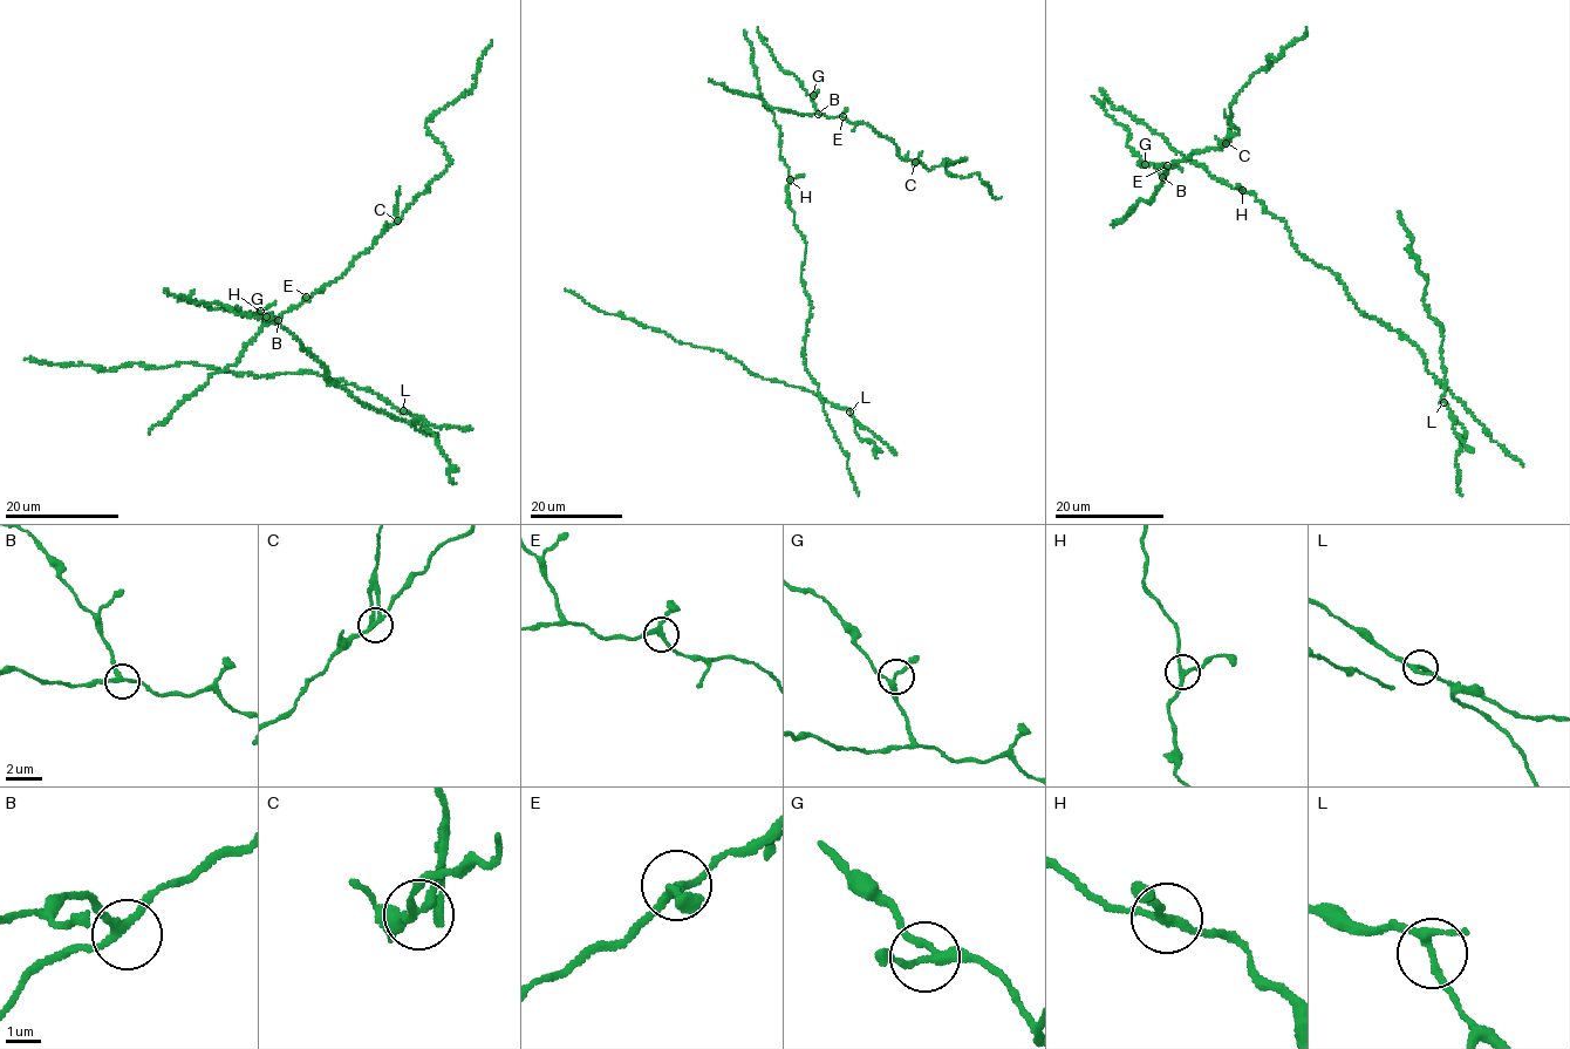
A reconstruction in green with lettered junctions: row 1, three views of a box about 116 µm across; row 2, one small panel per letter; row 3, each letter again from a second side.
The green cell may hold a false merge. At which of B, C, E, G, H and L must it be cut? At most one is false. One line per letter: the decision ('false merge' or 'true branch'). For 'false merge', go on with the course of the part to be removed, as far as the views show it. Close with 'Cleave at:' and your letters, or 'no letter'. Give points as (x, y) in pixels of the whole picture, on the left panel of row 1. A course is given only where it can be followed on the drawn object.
B: true branch
C: false merge; course (397, 222), (400, 186)
E: true branch
G: true branch
H: true branch
L: true branch
Cleave at: C

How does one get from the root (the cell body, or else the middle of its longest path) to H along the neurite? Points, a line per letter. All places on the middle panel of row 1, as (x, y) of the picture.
H: (784, 161), (790, 179)

